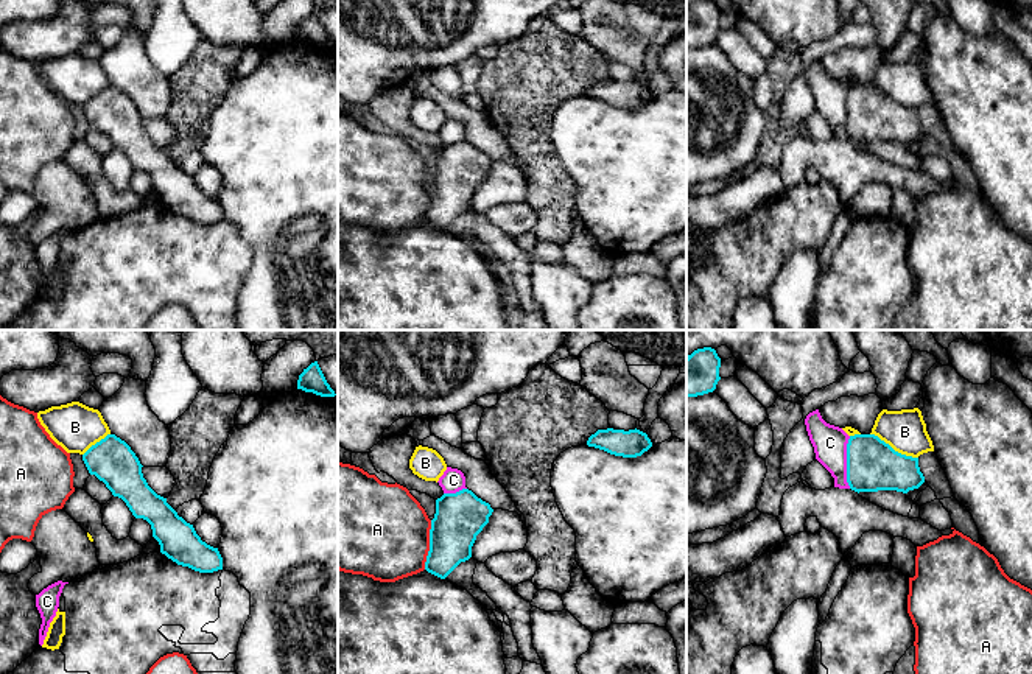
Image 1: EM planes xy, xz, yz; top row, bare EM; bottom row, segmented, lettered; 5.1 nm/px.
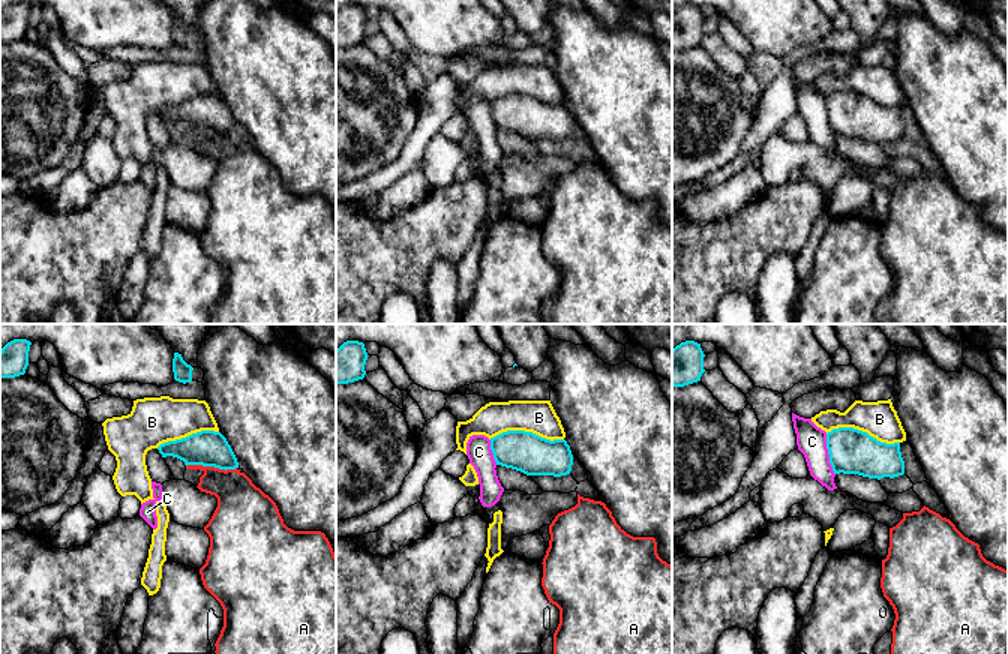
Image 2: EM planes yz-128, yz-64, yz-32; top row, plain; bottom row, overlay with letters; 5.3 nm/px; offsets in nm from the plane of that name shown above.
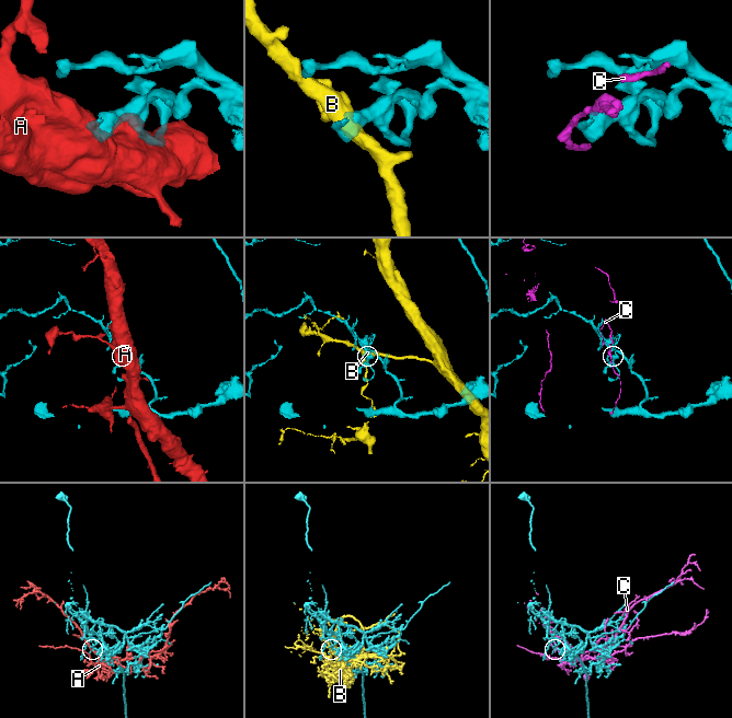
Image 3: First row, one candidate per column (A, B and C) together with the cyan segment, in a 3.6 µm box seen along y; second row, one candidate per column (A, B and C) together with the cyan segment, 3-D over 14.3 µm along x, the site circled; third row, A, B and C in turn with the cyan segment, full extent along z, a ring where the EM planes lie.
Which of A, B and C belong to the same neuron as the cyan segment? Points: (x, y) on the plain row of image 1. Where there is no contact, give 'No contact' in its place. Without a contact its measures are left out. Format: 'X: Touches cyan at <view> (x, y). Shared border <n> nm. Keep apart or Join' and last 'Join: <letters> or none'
A: Touches cyan at xz (430, 196). Shared border 260 nm. Keep apart
B: Touches cyan at yz (892, 100). Shared border 280 nm. Keep apart
C: Touches cyan at yz (847, 114). Shared border 280 nm. Keep apart
Join: none

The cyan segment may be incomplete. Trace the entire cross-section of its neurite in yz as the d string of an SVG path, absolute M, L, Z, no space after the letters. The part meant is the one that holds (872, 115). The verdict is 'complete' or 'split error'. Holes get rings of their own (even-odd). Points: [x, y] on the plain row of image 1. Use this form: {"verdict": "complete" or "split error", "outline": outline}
{"verdict": "complete", "outline": "M875 86L850 87L847 134L855 143L897 142L907 145L925 134L918 109L895 103Z"}

